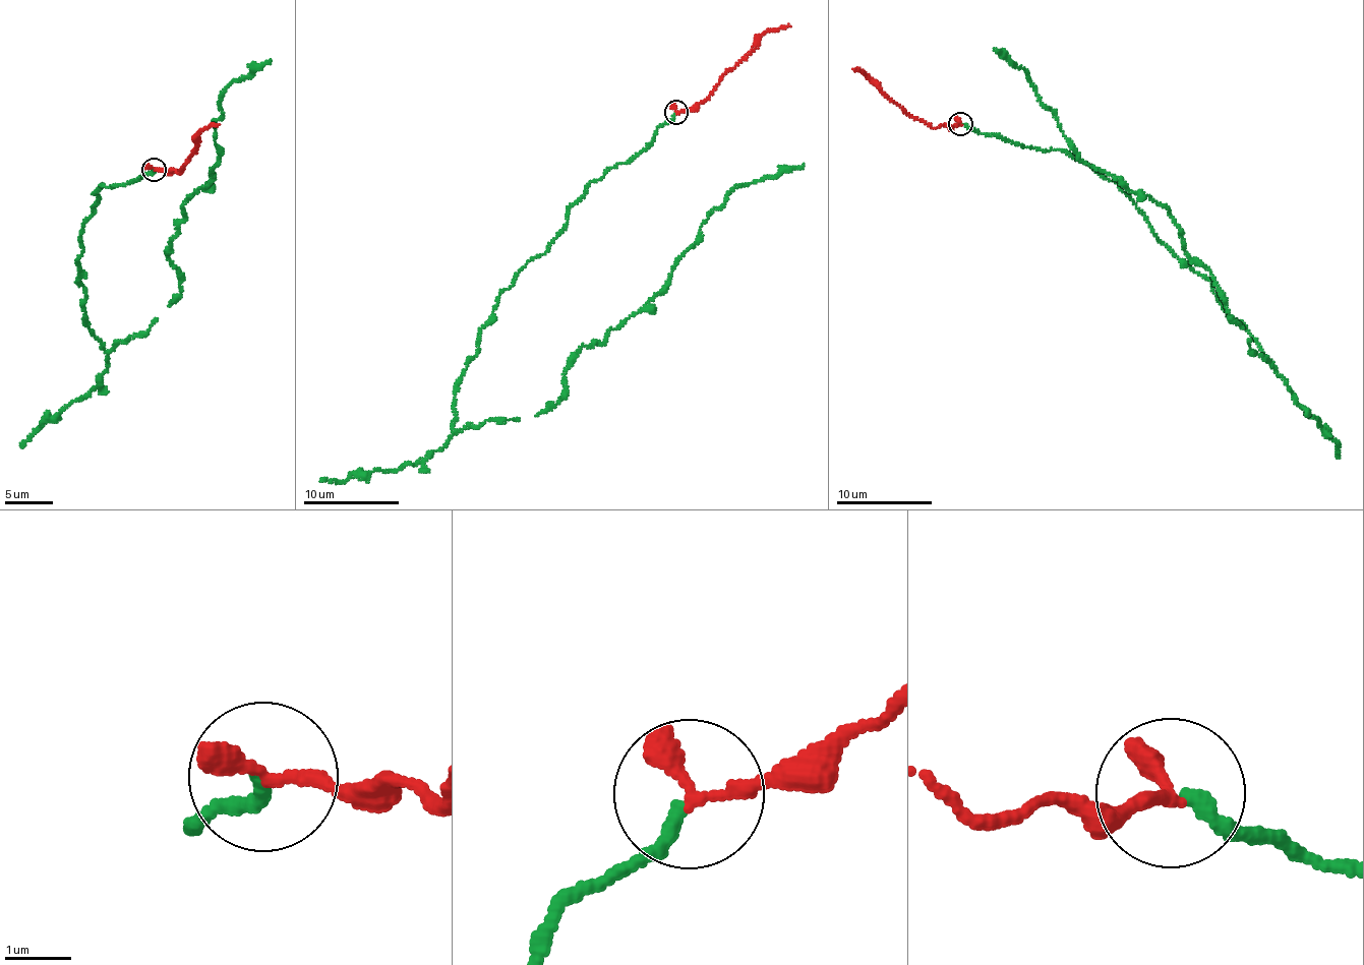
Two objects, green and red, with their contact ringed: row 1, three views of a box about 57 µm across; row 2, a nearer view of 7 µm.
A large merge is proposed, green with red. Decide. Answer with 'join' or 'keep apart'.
join

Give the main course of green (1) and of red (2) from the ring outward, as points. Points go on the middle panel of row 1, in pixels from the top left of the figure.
1: (676, 114), (594, 179), (500, 294), (455, 429), (553, 407), (568, 363), (657, 295), (730, 193), (804, 164)
2: (676, 112), (693, 110), (766, 32), (790, 26)

